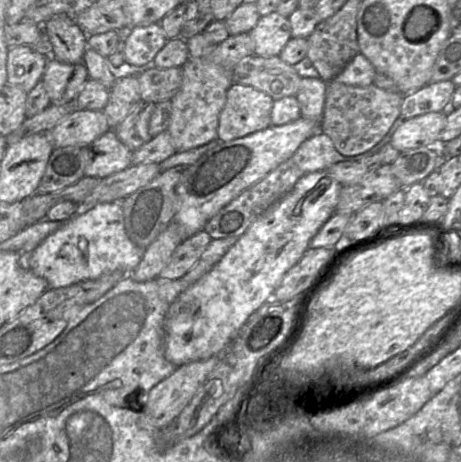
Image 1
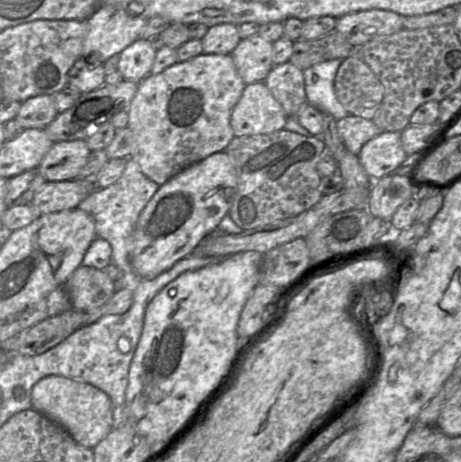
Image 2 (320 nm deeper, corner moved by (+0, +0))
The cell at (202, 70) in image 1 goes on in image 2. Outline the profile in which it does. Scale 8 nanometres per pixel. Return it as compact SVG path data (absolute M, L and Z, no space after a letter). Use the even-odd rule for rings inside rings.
M200 54L176 62L161 73L149 73L138 83L137 92L127 109L127 127L133 134L133 152L129 158L139 164L147 178L161 186L192 164L224 151L234 138L230 126L231 112L245 85L231 54Z

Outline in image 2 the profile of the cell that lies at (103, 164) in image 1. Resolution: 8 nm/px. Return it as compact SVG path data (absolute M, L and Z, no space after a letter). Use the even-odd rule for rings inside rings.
M85 140L54 142L37 169L47 181L73 180L87 164L90 153Z

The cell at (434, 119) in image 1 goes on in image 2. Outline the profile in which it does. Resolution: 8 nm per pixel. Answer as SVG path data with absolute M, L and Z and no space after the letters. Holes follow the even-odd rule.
M381 132L368 141L361 149L358 158L367 175L379 180L394 171L407 157L403 149L401 132Z

